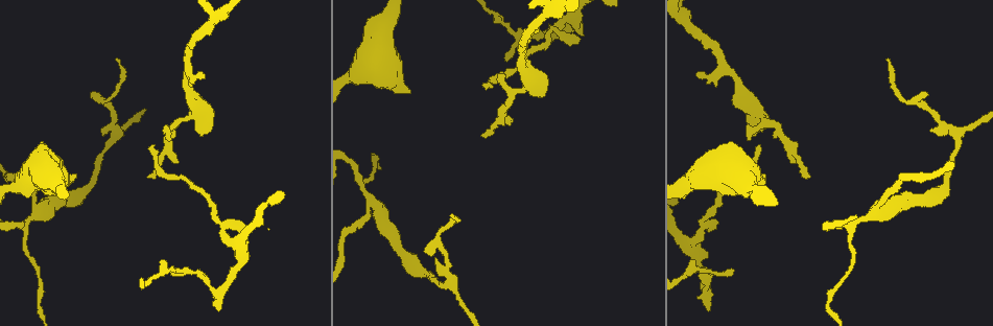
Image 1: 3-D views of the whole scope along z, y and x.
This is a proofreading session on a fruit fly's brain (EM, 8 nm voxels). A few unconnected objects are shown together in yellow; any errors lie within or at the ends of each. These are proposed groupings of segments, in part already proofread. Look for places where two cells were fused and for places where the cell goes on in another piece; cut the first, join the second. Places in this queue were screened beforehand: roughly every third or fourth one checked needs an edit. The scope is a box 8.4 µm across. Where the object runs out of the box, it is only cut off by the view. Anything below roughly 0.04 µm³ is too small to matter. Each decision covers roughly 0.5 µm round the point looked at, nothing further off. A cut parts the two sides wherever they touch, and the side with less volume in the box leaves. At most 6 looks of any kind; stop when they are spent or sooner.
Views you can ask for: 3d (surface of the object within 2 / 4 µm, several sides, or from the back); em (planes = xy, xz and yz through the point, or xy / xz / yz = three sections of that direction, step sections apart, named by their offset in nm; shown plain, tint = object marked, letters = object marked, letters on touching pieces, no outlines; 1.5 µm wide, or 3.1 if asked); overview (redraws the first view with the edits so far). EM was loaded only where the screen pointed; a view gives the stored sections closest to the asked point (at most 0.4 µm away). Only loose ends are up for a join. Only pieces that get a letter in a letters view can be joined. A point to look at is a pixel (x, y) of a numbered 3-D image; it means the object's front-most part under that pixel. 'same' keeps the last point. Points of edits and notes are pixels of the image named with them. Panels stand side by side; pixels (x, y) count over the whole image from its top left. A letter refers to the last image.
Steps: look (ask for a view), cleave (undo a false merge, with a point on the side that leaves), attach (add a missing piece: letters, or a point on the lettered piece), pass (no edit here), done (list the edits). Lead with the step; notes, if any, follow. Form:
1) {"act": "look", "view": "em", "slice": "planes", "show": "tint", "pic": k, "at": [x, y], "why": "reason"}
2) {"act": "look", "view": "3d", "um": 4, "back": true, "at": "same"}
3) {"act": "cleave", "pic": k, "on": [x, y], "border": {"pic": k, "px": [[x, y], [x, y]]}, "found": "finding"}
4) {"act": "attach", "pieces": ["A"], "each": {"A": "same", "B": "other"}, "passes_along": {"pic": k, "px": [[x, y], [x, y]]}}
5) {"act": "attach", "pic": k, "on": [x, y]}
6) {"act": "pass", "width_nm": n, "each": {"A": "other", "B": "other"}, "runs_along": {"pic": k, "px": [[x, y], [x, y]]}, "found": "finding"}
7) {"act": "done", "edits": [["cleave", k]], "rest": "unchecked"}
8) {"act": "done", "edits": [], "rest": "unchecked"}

{"act": "look", "view": "em", "slice": "planes", "show": "letters", "pic": 1, "at": [577, 42], "why": "branch stops here"}

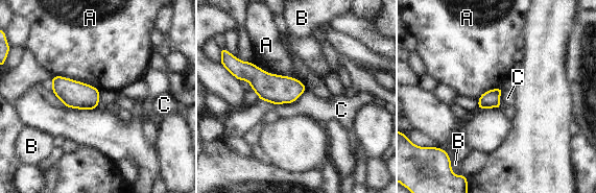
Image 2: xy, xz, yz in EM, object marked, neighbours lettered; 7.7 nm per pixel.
{"act": "pass", "longest_contact_nm": ["A", 440], "each": {"A": "other", "B": "other", "C": "other"}, "found": "no lettered piece goes on from it"}

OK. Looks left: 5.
{"act": "look", "view": "3d", "um": 2, "pic": 1, "at": [200, 74], "why": "branch stops here"}

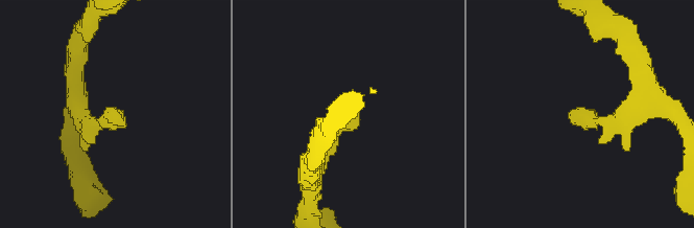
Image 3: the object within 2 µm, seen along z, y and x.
{"act": "look", "view": "em", "slice": "planes", "show": "letters", "pic": 3, "at": [114, 116], "why": "need the tissue"}

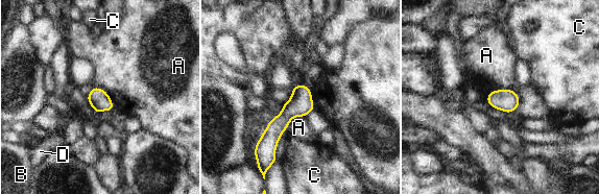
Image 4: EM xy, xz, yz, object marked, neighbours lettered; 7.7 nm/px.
{"act": "pass", "each": {"A": "other", "B": "other", "C": "other", "D": "other"}, "runs_along": {"pic": 4, "px": [[302, 87], [268, 151]]}, "found": "no lettered piece goes on from it"}

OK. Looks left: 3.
{"act": "look", "view": "em", "slice": "planes", "show": "tint", "pic": 1, "at": [851, 224], "why": "three-way junction"}

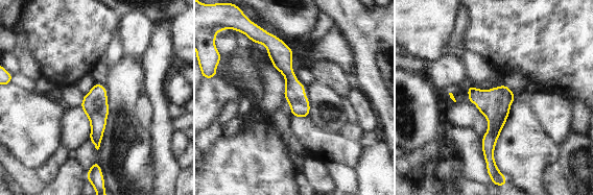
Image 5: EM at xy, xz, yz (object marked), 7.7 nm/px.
{"act": "look", "view": "em", "slice": "planes", "show": "letters", "at": "same"}

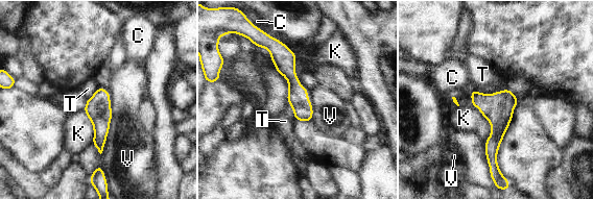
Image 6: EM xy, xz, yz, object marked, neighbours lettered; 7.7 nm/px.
{"act": "pass", "each": {"C": "other", "K": "other", "T": "other", "V": "other"}, "found": "all the same cell"}

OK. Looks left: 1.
{"act": "done", "edits": [], "rest": "unchecked"}

